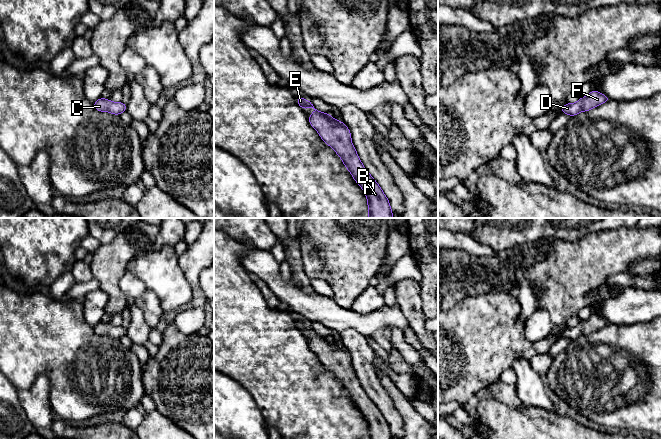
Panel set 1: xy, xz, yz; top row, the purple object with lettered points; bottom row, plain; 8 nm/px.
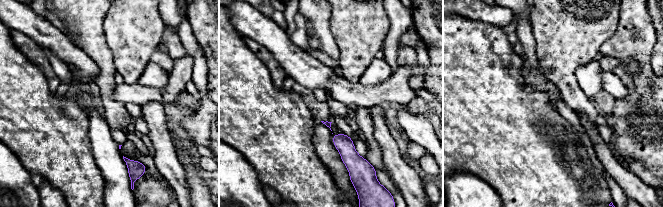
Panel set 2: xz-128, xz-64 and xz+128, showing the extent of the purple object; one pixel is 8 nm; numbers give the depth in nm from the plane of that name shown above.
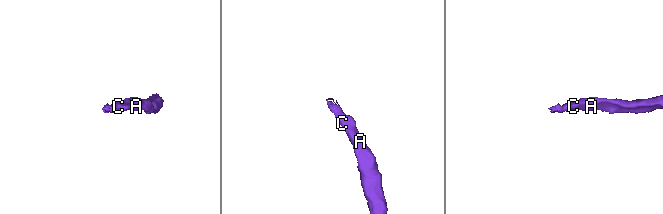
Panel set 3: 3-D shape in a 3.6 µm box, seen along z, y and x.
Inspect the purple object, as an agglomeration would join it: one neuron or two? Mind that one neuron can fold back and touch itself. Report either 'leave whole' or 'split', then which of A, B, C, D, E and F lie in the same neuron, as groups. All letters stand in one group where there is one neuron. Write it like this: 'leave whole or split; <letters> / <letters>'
leave whole; A B C D E F

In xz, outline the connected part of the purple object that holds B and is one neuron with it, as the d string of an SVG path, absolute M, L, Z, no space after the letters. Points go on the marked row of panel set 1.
M299 97L296 102L302 110L306 108L315 110L308 116L309 123L318 132L320 138L335 150L355 182L362 188L367 197L368 218L394 218L388 198L362 164L352 144L349 128L330 114L315 109L310 100Z

